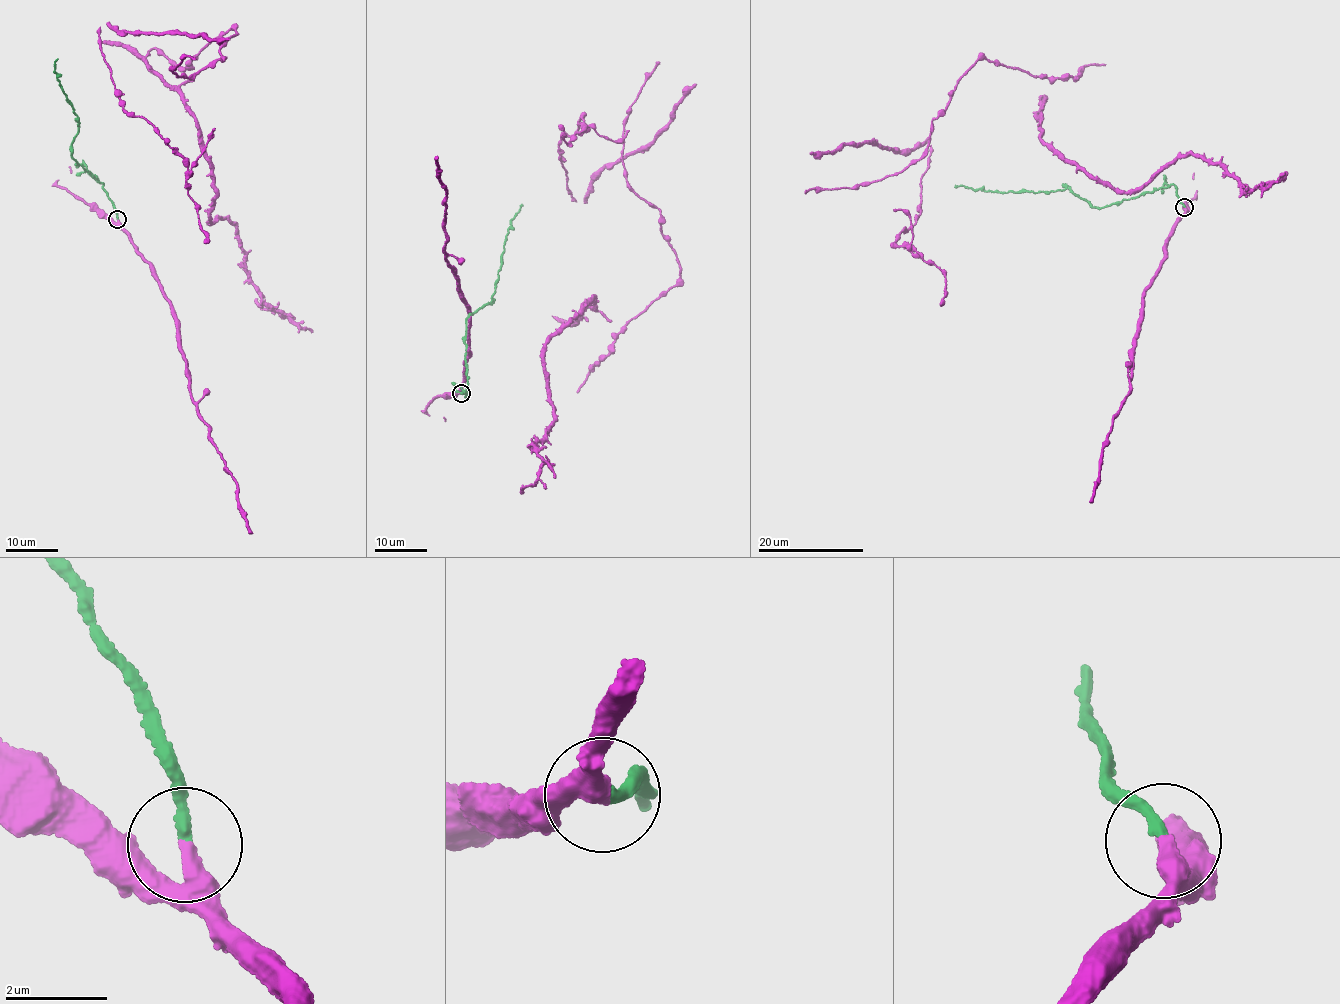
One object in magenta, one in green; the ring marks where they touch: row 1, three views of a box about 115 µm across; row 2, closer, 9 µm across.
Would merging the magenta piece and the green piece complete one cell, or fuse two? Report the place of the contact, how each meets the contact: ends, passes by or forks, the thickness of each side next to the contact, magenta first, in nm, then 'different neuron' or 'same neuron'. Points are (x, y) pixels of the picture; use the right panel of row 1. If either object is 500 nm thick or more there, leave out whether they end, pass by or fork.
place (1184, 207); magenta ends; green ends; calibres 360 and 220 nm; different neuron

